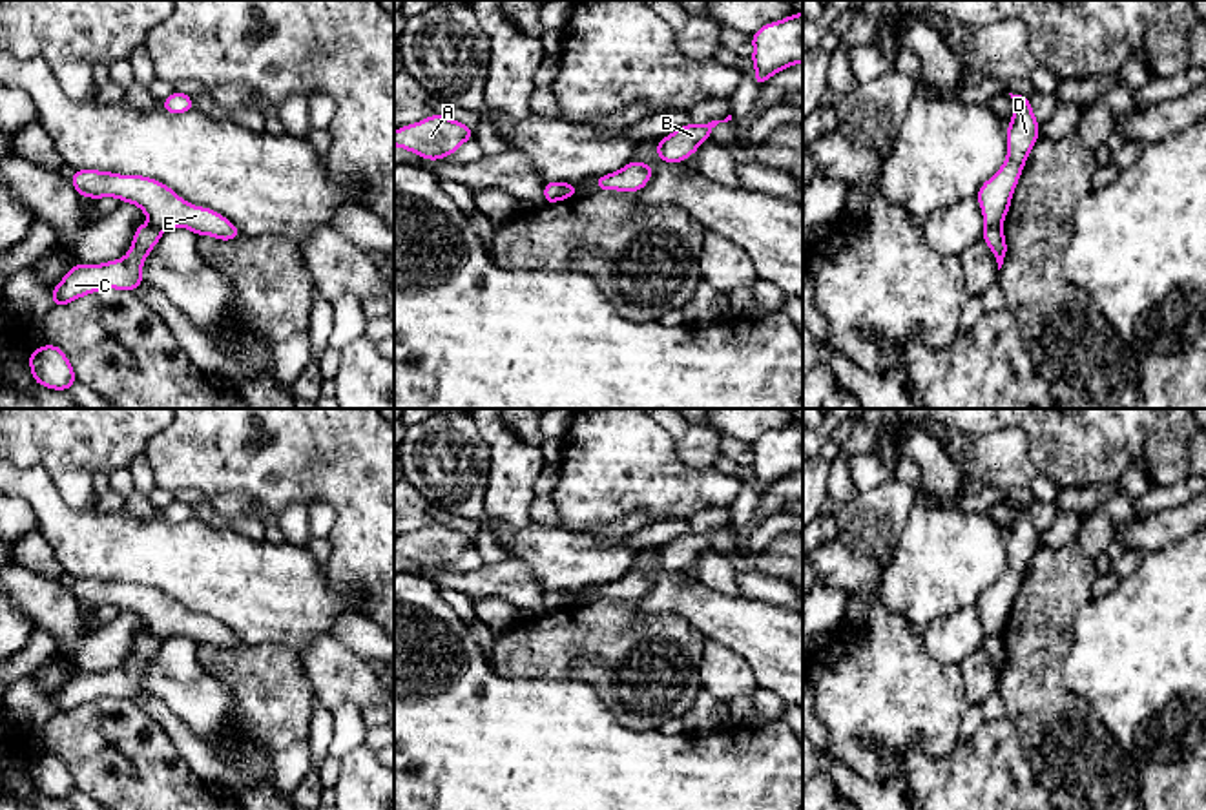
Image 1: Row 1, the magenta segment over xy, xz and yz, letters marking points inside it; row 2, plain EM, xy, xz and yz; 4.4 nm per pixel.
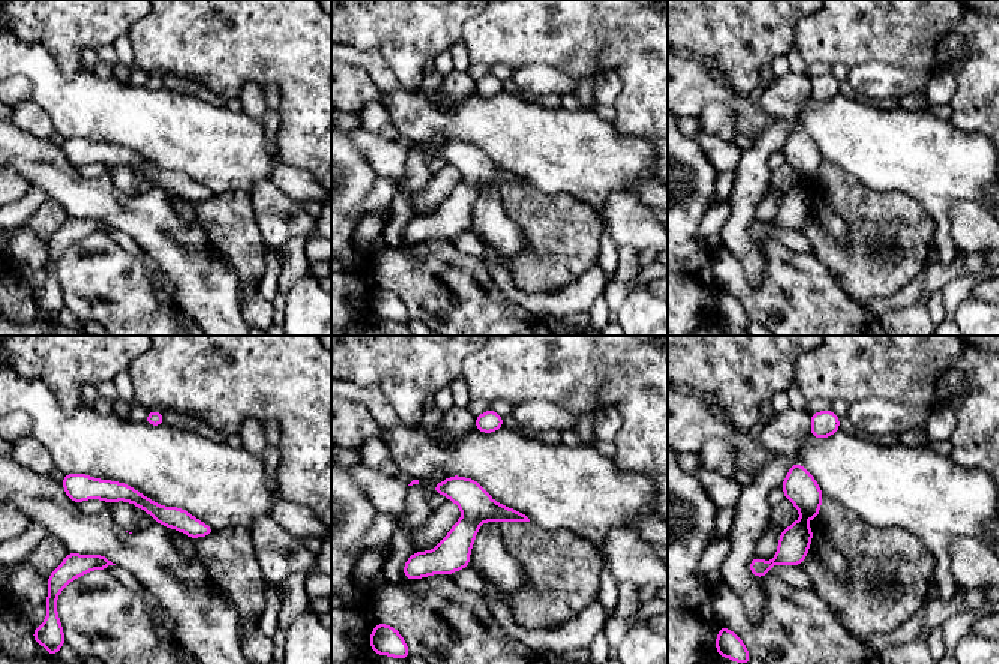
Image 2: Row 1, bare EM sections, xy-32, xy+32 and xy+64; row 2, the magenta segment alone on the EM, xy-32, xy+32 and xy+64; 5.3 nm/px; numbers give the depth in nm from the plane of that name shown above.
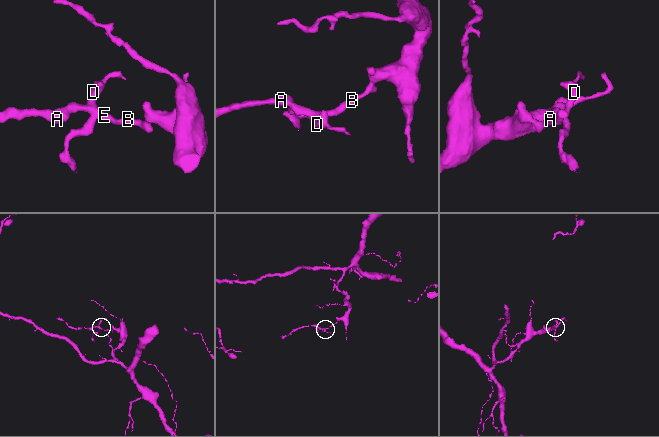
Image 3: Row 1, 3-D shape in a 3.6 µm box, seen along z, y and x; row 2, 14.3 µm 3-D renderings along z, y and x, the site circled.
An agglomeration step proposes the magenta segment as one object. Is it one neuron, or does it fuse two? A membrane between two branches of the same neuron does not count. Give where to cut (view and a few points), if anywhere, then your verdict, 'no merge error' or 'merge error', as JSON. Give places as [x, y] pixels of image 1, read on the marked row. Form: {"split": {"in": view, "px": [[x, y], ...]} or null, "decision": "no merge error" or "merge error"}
{"split": {"in": "yz", "px": [[986, 227], [1000, 228]]}, "decision": "merge error"}

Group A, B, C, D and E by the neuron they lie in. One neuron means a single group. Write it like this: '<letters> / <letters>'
A B D E / C

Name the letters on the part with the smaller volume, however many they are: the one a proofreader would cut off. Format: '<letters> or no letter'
C

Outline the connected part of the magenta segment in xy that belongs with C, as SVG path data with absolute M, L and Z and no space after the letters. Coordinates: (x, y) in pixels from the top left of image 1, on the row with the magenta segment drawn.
M150 224L135 228L133 243L128 255L102 265L77 263L58 283L51 288L53 306L69 305L71 301L104 288L135 290L142 285L142 263L151 248L159 243L164 230Z

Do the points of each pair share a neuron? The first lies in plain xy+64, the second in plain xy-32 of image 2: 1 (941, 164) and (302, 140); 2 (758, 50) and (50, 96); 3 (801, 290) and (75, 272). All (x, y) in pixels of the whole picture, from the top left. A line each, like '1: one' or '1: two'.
1: two
2: two
3: one

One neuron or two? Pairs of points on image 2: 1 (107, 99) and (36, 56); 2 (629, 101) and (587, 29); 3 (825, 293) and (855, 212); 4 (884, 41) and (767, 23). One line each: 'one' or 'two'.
1: one
2: one
3: two
4: two

